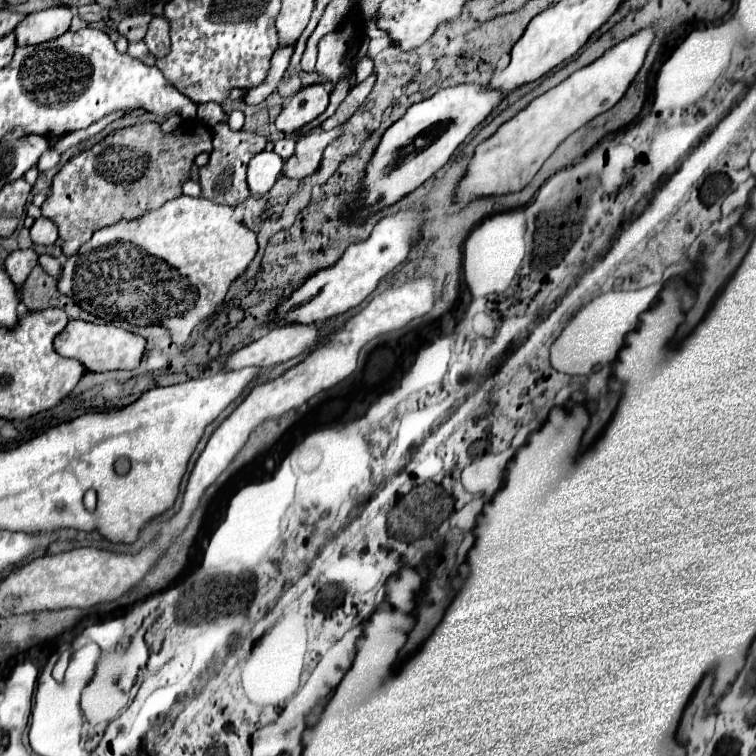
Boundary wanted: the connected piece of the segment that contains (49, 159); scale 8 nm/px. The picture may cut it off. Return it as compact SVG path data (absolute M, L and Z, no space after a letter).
M50 147L42 157L40 157L40 161L38 161L38 169L40 171L48 171L48 169L52 169L56 163L60 161L60 153L54 149L54 147Z

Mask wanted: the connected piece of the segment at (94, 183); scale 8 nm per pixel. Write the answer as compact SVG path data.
M138 119L136 123L108 133L100 143L74 155L64 167L54 175L50 195L42 205L42 215L58 225L60 237L64 239L64 255L76 253L76 249L92 237L92 233L104 225L114 225L116 221L142 215L150 209L162 207L166 201L180 197L180 187L190 179L190 167L198 153L212 151L212 131L202 121L184 121L174 133L162 133L160 125L154 121Z

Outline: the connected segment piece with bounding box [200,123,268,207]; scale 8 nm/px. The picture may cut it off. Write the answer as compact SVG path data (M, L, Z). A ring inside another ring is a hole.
M218 123L216 125L216 145L214 145L214 151L210 153L210 161L208 165L200 167L200 187L202 187L200 197L210 199L220 205L230 205L230 207L236 207L238 203L246 201L250 197L250 191L246 185L246 165L256 153L264 151L266 143L268 141L262 133L248 133L242 129L232 131L228 125Z

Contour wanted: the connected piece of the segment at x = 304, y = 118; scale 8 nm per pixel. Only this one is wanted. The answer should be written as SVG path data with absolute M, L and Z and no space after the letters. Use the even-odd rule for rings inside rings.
M322 83L304 87L290 99L290 103L276 117L278 131L296 133L306 123L310 123L312 119L316 119L318 115L322 115L326 111L328 99L330 99L330 93L328 93L326 85L322 85Z

